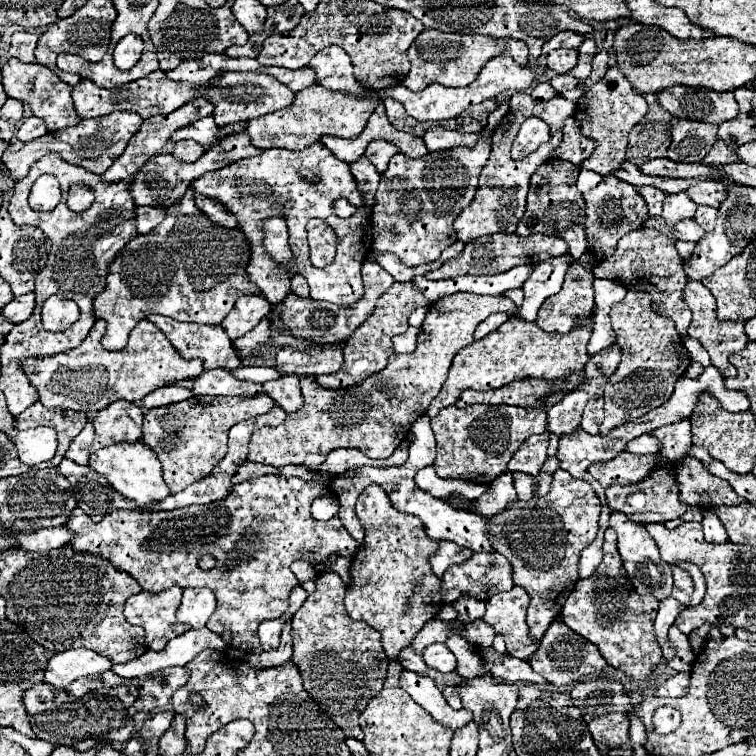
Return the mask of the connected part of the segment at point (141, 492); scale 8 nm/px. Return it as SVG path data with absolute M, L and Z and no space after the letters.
M137 441L137 443L117 443L117 445L111 445L107 449L101 449L95 455L91 455L89 465L97 473L101 473L119 495L135 501L137 509L143 511L143 513L147 511L149 503L159 503L169 495L169 489L163 481L161 463L159 463L157 455L147 445L143 445L141 441Z

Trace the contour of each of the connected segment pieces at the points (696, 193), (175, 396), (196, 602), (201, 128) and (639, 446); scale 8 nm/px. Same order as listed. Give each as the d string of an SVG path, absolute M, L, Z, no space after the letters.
M699 181L697 185L693 185L693 189L687 189L691 201L695 201L697 205L709 205L709 207L719 207L719 203L725 199L727 191L725 185L719 181Z
M167 385L161 389L155 389L155 393L149 393L147 397L143 397L143 407L153 409L153 407L163 407L163 405L171 405L171 403L179 403L189 399L193 393L187 387L175 387L175 385Z
M184 589L183 601L177 609L179 623L187 623L193 629L205 627L215 611L215 595L210 589Z
M213 115L203 117L203 119L195 121L195 123L187 125L187 127L183 127L183 129L179 129L179 131L173 133L173 137L171 137L171 141L181 141L181 139L193 139L193 141L197 141L199 145L203 145L205 149L215 147L215 145L219 145L219 141L221 141L221 139L219 139L219 127L215 125Z
M641 435L641 437L635 437L635 441L629 441L625 451L629 451L629 453L657 453L659 441L651 435Z

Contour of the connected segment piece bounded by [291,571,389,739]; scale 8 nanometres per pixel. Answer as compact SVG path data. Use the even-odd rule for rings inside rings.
M323 571L315 579L317 589L291 619L293 657L303 685L311 699L343 729L347 737L363 739L359 715L367 701L381 693L387 679L389 659L381 647L381 635L365 621L353 621L345 613L345 583L333 571Z

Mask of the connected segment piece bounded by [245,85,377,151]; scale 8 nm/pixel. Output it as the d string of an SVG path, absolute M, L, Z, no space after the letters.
M321 85L303 89L297 93L297 101L281 111L251 119L245 123L245 133L251 137L251 145L259 149L271 149L271 147L281 147L281 149L291 149L291 151L301 151L309 147L311 143L321 141L321 137L343 137L343 139L353 139L357 137L373 109L377 107L375 99L355 99L343 93L335 93L329 89L323 89Z

